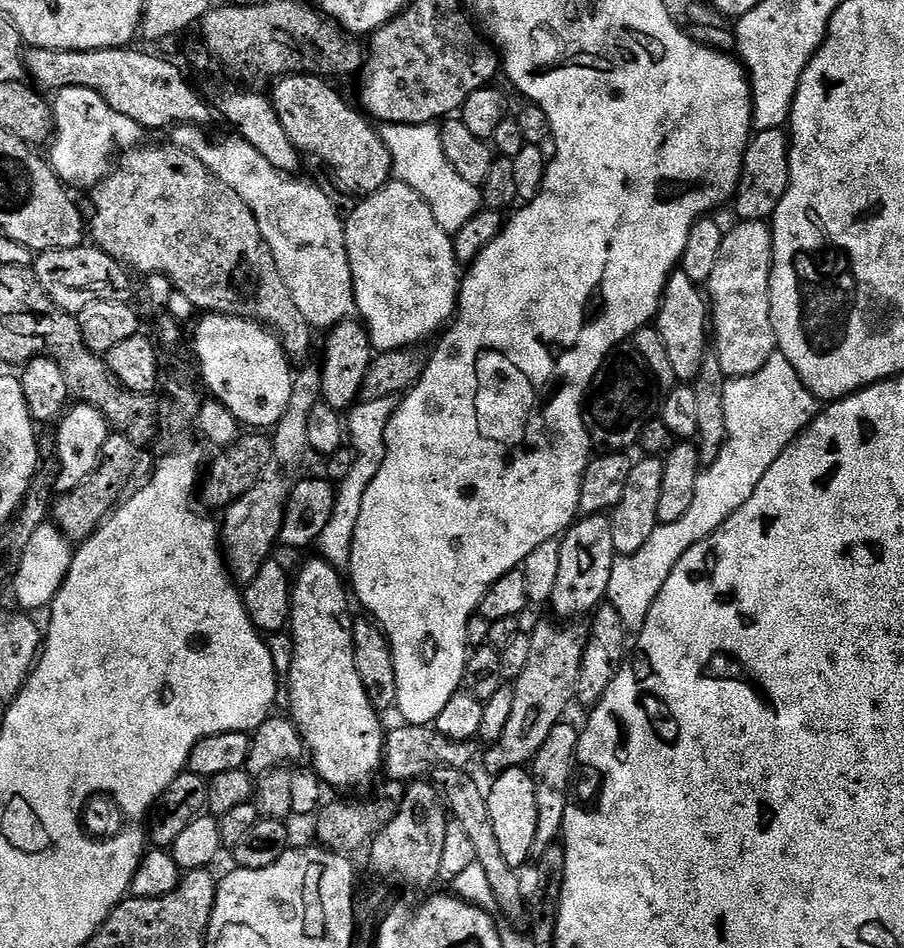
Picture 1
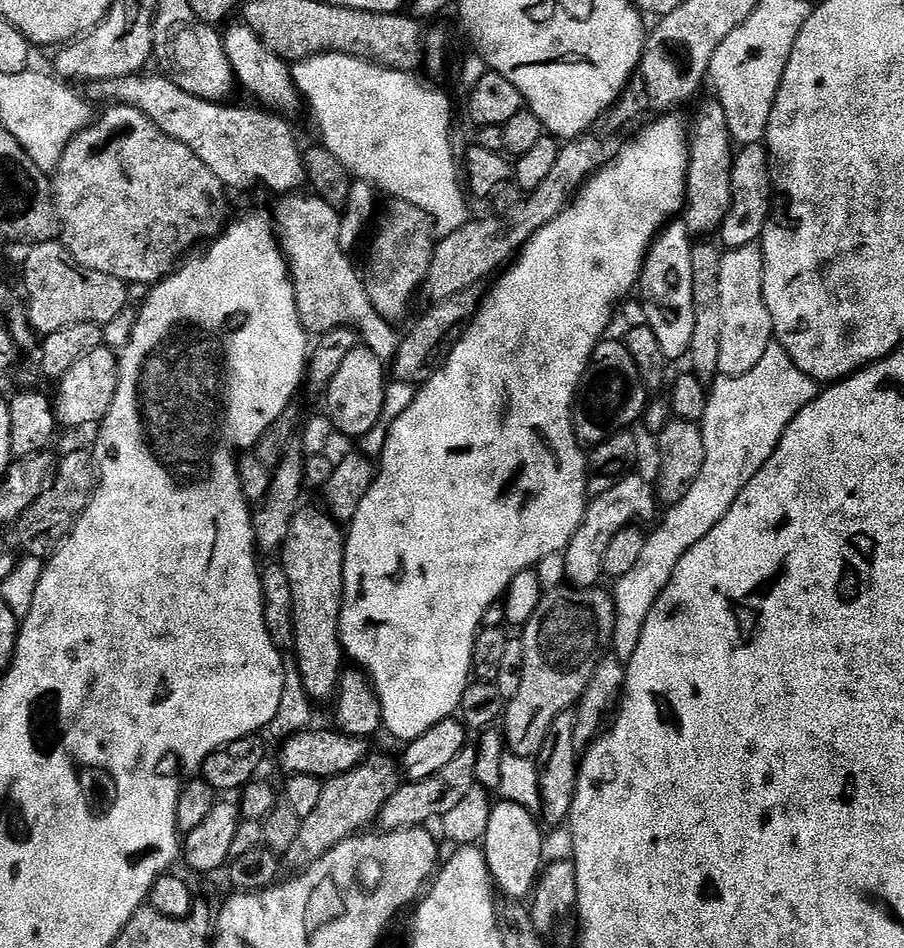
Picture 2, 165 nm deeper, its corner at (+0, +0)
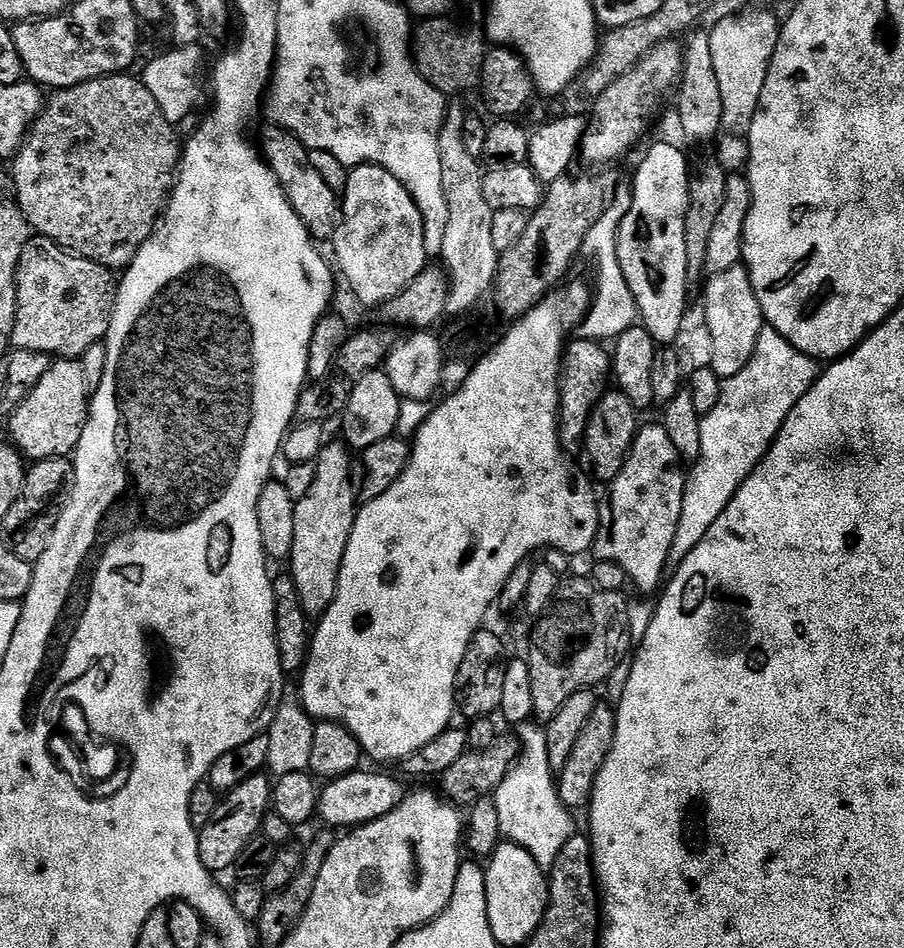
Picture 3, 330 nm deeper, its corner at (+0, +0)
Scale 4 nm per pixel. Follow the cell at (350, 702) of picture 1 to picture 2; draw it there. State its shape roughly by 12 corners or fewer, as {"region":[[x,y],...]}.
{"region":[[304,506],[278,556],[313,702],[335,693],[346,536]]}

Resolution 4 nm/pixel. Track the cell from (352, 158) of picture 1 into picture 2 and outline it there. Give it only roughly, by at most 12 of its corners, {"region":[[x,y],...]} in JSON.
{"region":[[250,25],[222,35],[237,85],[277,114],[301,107],[289,61]]}

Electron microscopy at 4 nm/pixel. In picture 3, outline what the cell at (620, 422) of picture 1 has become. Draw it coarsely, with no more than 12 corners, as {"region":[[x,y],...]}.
{"region":[[599,340],[565,347],[560,444],[583,449],[590,414],[609,391]]}

